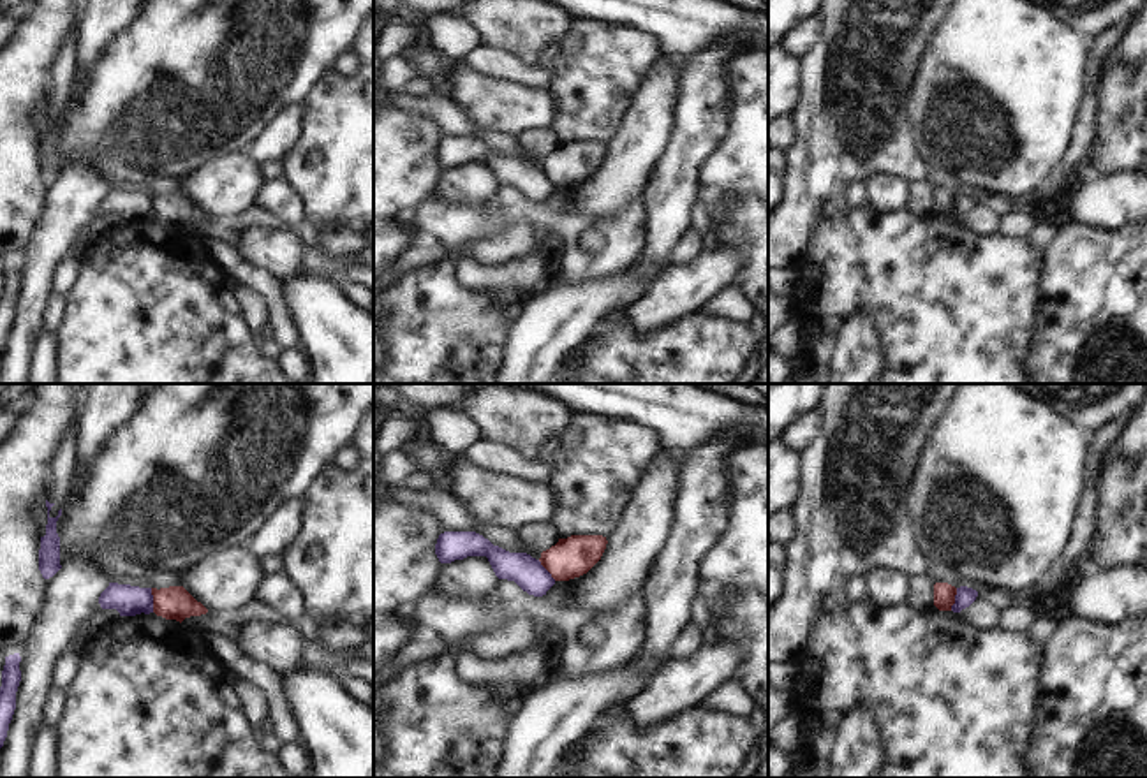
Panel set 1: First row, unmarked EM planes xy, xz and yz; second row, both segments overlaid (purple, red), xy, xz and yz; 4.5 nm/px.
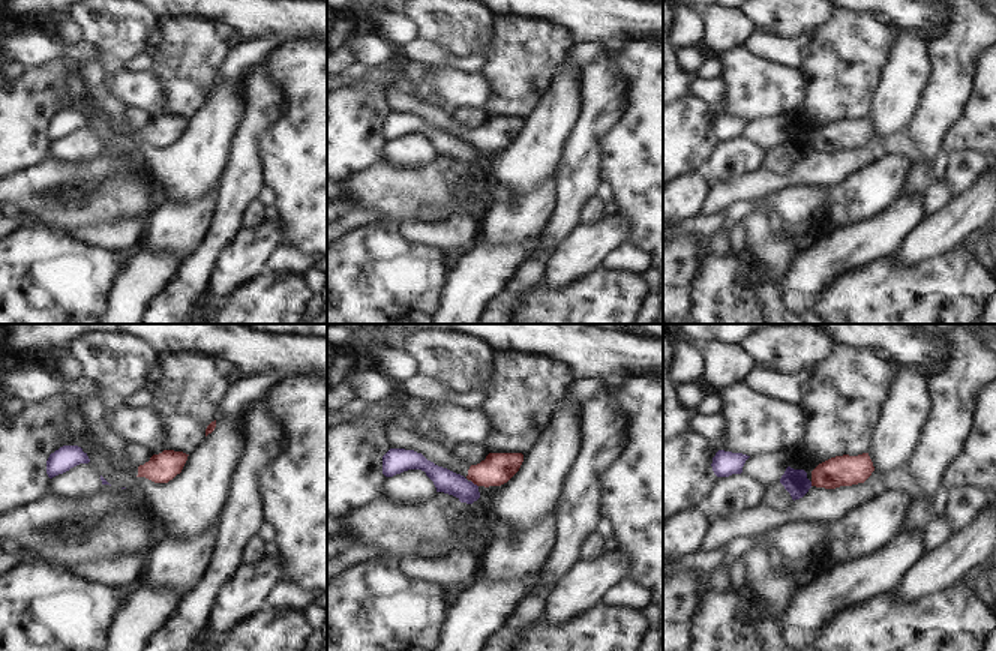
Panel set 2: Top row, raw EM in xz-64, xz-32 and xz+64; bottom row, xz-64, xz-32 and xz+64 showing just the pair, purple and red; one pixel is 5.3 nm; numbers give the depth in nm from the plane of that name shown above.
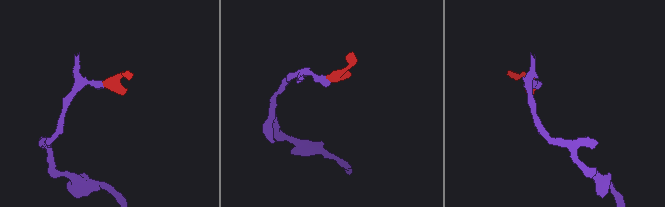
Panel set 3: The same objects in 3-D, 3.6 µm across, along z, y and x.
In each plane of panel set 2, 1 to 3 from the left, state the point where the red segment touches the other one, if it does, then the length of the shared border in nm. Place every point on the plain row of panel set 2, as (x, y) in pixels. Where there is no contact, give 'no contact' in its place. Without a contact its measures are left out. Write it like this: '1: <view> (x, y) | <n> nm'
1: no contact
2: xz-32 (473, 147) | 50 nm
3: xz+64 (810, 147) | 30 nm

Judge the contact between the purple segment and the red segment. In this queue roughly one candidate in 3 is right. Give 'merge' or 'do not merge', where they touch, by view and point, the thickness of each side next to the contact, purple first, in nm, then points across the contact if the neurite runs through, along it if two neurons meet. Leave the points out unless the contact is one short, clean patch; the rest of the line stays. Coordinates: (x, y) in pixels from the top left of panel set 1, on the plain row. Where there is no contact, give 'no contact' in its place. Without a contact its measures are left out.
do not merge; contact xy (152, 206); calibres 140 and 160 nm; border xy (150, 194), (154, 217)

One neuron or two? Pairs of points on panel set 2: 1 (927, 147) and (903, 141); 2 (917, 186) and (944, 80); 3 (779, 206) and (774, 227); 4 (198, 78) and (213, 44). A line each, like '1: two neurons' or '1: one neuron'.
1: two neurons
2: one neuron
3: two neurons
4: one neuron

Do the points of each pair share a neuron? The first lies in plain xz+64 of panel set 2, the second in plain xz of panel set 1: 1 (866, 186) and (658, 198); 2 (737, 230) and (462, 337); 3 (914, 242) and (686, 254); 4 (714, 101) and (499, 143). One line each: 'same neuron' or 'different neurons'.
1: different neurons
2: different neurons
3: different neurons
4: same neuron

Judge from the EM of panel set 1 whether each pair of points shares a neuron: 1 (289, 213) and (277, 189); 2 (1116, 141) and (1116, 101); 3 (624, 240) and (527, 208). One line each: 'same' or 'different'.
1: same
2: same
3: same

